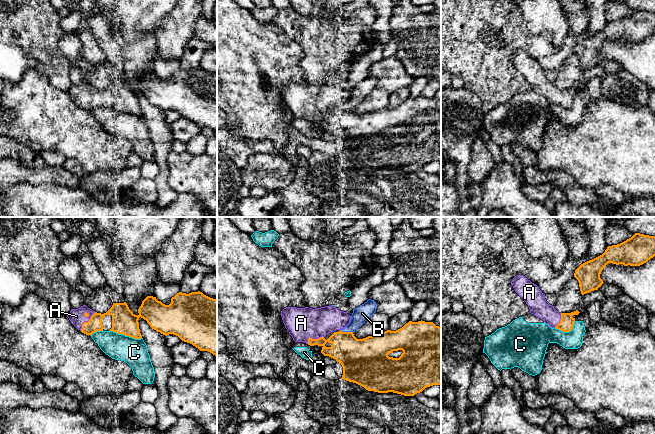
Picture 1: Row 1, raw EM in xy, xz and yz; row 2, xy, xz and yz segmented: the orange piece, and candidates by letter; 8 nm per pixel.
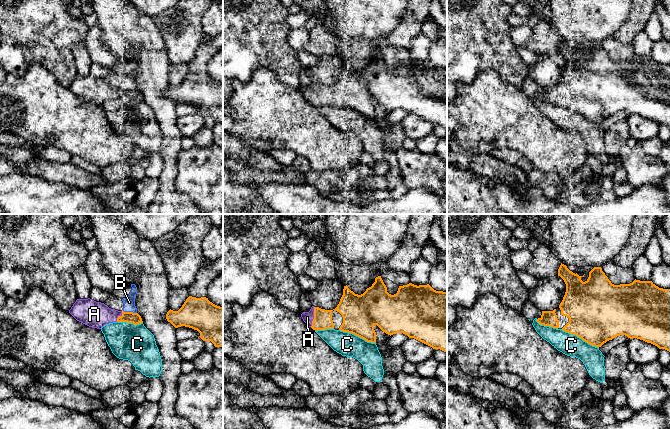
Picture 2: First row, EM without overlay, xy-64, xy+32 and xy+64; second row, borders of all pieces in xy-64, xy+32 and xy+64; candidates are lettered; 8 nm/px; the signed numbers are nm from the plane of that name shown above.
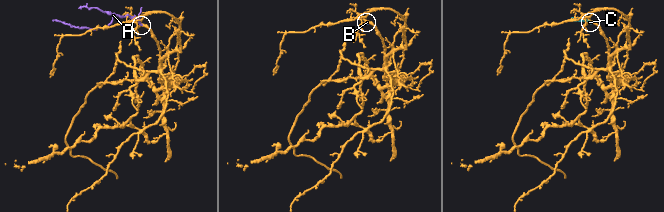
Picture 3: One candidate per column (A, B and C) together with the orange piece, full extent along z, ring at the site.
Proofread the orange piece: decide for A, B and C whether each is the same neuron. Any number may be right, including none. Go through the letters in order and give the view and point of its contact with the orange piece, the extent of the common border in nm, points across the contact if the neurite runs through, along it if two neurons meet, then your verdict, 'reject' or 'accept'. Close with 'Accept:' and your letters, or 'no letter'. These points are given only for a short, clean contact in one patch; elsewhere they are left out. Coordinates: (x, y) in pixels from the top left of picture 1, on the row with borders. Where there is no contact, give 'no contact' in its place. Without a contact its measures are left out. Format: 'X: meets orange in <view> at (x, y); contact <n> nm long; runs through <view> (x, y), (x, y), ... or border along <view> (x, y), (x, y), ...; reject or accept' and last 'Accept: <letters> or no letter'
A: meets orange in xy at (86, 322); contact 200 nm long; accept
B: meets orange in xz at (346, 332); contact 110 nm long; reject
C: meets orange in xy at (125, 335); contact 280 nm long; reject
Accept: A

